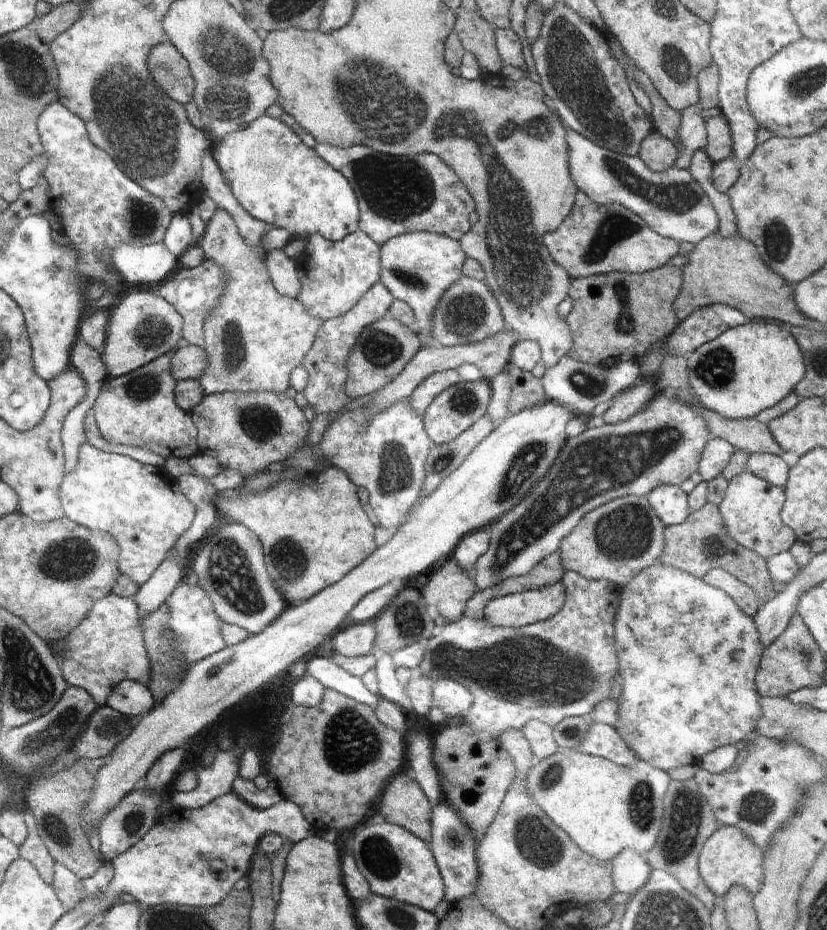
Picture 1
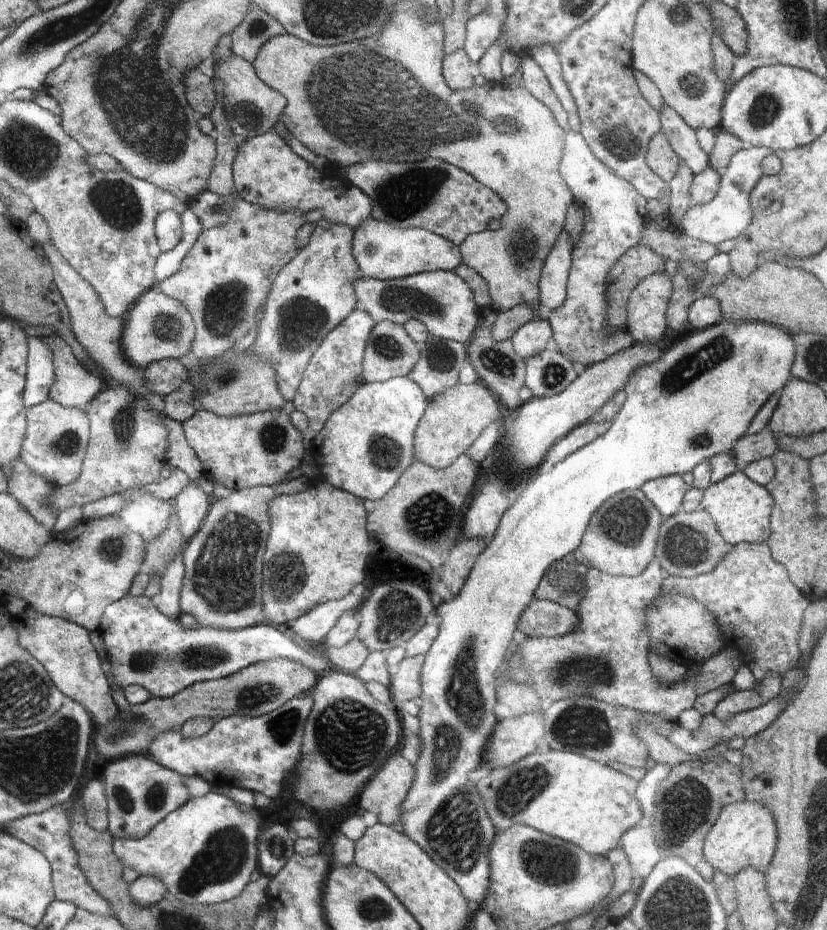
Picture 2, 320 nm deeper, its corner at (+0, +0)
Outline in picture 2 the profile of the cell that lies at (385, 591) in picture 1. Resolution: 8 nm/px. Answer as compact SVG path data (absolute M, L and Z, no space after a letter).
M348 594L339 600L316 606L305 616L289 621L287 625L294 634L300 636L303 643L324 644L328 632L336 626L340 616L347 611L355 612L362 604L361 599L356 594Z

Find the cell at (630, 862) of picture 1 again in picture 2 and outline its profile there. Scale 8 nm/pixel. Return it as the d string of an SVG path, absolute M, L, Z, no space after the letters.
M647 821L632 828L621 837L621 848L635 876L642 880L648 878L654 866L666 856L662 848L656 844L652 823Z

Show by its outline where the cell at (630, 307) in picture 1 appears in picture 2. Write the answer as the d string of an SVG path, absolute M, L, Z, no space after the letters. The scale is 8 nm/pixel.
M646 246L626 250L606 274L606 326L624 330L628 322L628 302L632 290L652 274L666 274L666 260Z

